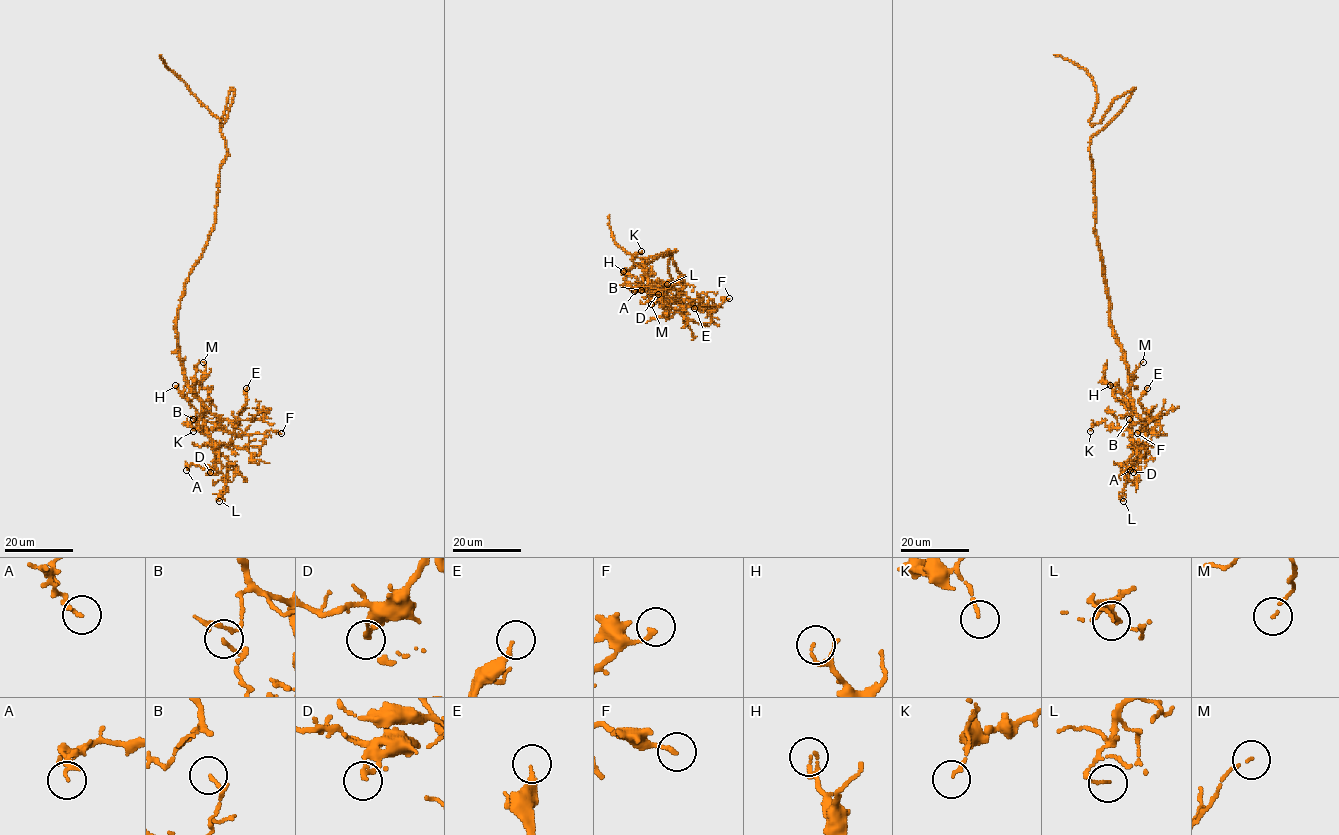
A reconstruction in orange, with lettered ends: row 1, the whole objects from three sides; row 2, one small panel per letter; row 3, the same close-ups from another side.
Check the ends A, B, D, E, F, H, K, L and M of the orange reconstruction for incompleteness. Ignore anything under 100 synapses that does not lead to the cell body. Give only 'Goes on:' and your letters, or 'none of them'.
Goes on: none of them

